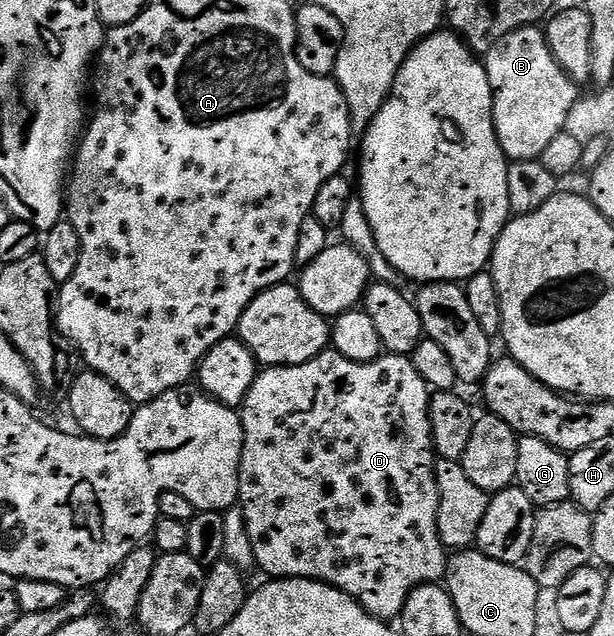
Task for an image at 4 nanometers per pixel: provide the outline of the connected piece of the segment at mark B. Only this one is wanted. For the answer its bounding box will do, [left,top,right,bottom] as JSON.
[483,25,579,162]

